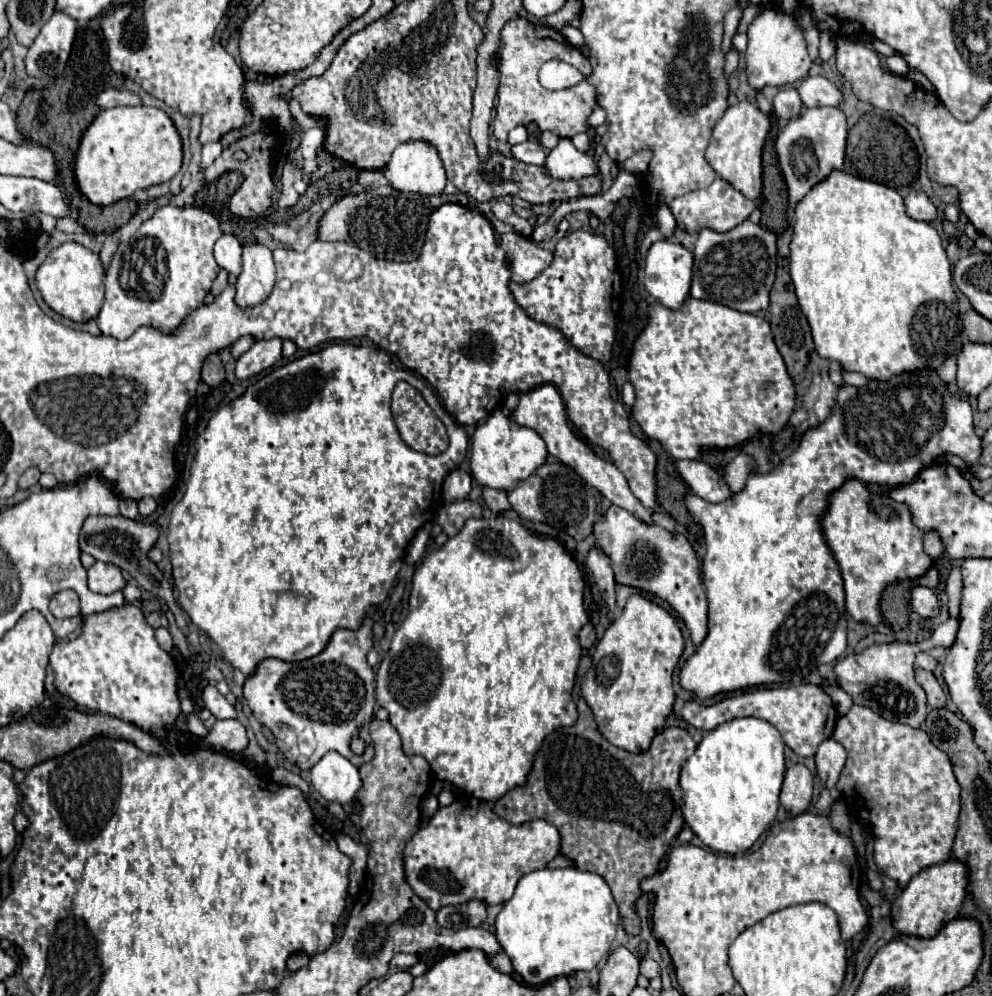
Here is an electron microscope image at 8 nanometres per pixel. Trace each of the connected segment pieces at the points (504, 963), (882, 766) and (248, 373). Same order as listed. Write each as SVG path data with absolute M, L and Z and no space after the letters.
M502 951L493 957L489 957L490 963L493 968L506 974L513 973L513 967L510 958Z
M852 705L852 709L838 719L832 737L848 751L848 761L836 787L842 793L842 799L848 797L852 811L856 807L858 817L870 823L876 839L874 859L878 869L884 875L892 877L900 889L904 889L910 879L922 869L946 863L950 859L950 849L956 837L956 821L960 813L960 785L956 783L948 755L934 747L934 743L922 729L888 721L874 713L870 707L862 705Z
M280 339L256 341L244 355L238 357L236 377L238 379L248 379L248 377L254 377L260 371L272 367L282 357L280 351L282 351L282 341Z

